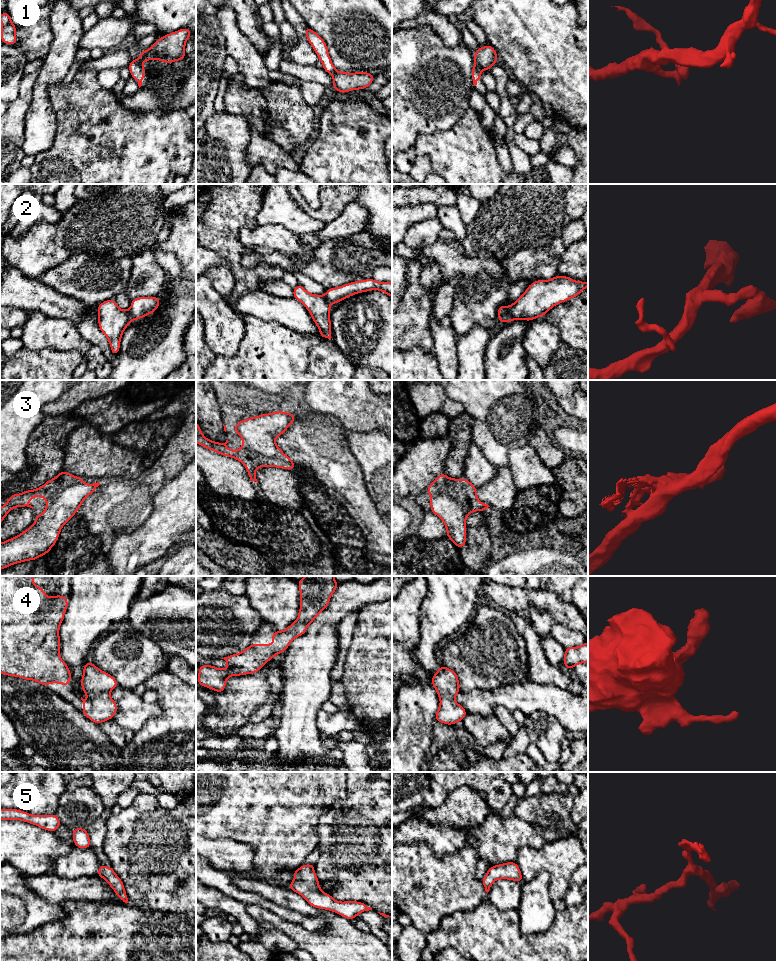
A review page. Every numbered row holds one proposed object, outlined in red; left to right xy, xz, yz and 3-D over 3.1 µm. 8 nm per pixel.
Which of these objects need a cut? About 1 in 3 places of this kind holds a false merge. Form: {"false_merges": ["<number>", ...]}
{"false_merges": ["1", "2", "3"]}

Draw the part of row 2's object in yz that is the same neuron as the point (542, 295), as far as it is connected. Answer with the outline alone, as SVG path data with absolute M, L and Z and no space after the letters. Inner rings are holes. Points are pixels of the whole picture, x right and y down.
M556 275L550 280L537 280L509 306L500 324L542 317L554 306L578 296L587 287L587 281L578 282L567 276Z

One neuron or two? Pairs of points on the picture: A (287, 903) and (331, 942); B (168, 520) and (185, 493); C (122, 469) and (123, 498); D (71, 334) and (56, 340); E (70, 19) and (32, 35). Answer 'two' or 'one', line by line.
A: one
B: one
C: two
D: one
E: two

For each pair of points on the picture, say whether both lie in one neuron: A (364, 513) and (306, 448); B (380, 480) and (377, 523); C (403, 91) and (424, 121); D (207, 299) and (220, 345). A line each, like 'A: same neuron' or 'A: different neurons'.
A: same neuron
B: different neurons
C: same neuron
D: same neuron

